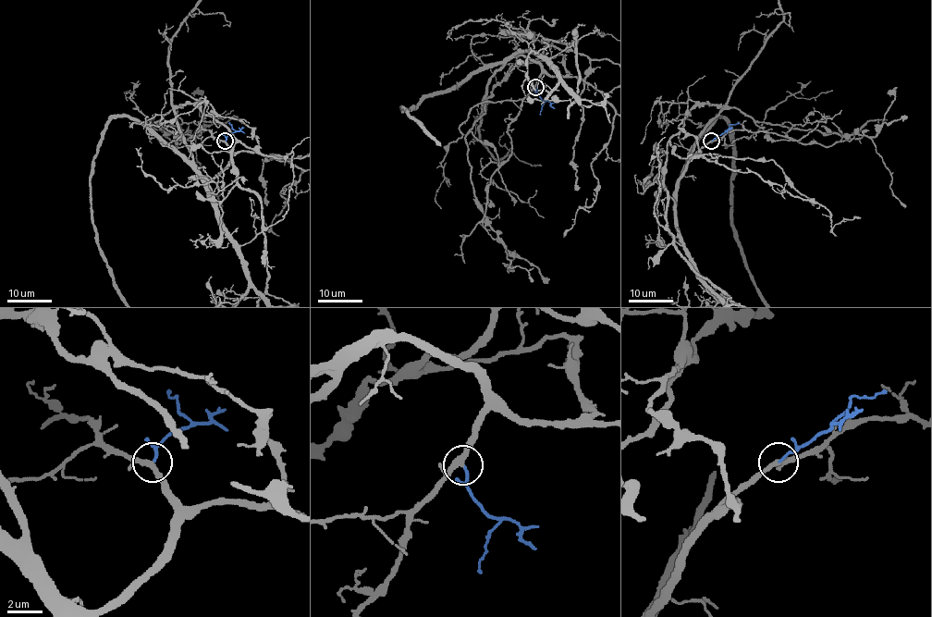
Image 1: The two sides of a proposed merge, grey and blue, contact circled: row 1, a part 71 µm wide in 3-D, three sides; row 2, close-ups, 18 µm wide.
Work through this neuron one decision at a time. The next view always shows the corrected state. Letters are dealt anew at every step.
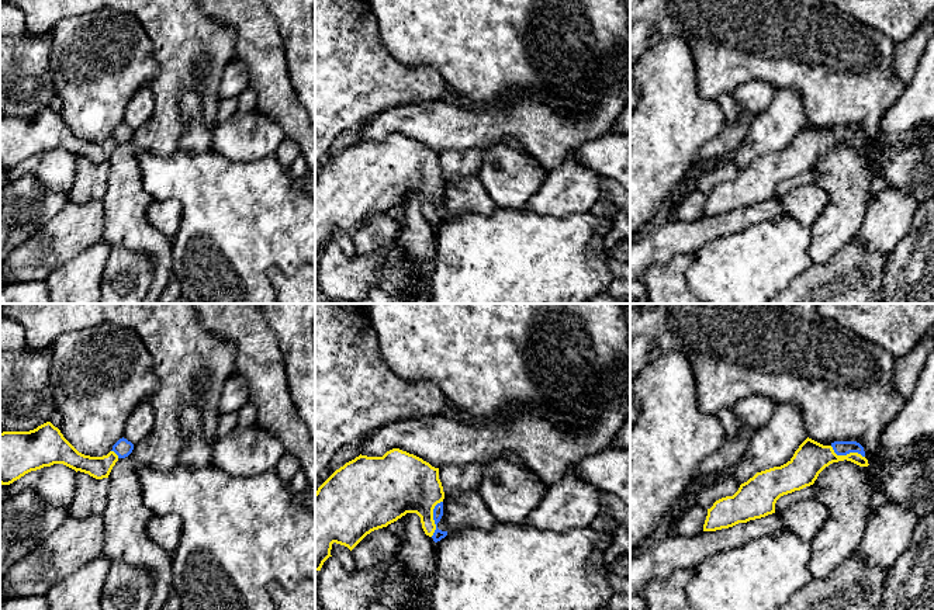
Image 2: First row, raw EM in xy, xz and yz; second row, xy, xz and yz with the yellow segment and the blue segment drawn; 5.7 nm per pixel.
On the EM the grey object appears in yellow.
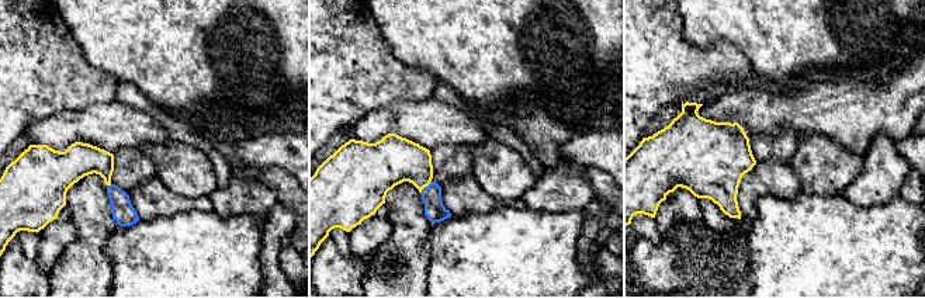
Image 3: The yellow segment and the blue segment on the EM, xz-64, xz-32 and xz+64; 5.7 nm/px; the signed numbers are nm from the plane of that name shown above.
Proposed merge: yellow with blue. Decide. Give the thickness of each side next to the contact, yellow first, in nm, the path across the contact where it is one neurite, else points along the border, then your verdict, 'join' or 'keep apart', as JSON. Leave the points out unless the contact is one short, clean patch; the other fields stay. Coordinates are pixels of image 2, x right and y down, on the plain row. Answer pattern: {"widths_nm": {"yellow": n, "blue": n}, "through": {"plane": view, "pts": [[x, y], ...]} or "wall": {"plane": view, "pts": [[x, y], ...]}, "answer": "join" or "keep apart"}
{"widths_nm": {"yellow": 340, "blue": 60}, "through": {"plane": "xz", "pts": [[404, 169], [431, 196], [432, 203], [438, 197]]}, "answer": "join"}

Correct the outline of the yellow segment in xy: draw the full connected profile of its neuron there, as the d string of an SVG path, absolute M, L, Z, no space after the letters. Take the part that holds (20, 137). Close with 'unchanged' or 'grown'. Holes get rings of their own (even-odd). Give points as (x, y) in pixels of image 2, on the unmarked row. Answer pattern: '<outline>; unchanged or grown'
M46 107L30 117L0 118L0 169L10 170L31 156L63 149L96 164L108 163L120 143L128 142L134 129L120 124L103 142L79 138L55 112Z; grown

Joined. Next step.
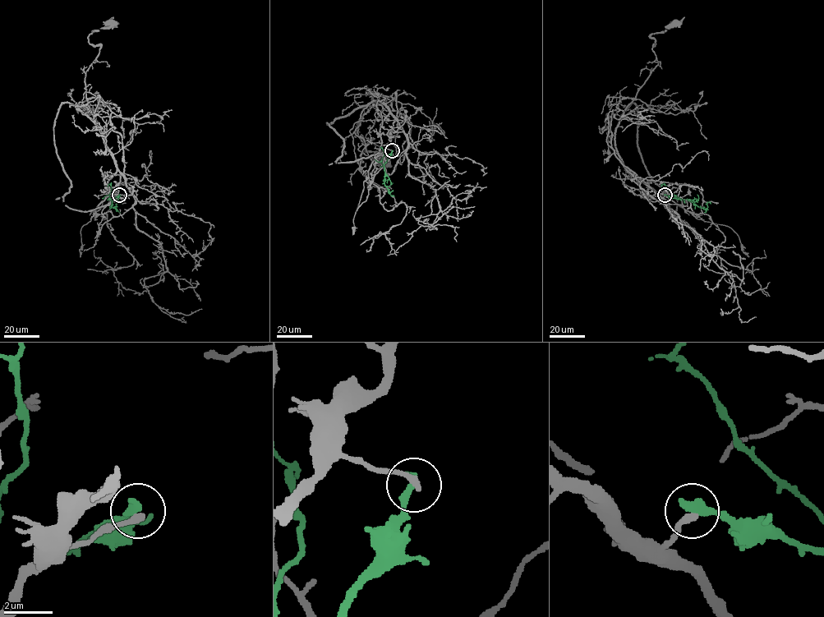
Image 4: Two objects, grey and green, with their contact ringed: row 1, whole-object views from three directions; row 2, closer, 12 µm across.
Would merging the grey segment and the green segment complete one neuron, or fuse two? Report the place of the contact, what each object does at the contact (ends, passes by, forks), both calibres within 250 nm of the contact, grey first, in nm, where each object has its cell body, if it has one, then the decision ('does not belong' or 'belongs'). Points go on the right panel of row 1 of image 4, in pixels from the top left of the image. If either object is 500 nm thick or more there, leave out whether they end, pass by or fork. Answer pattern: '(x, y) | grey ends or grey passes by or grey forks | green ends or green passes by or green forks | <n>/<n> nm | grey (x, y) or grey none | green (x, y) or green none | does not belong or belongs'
(665, 195) | grey ends | green ends | 280/360 nm | grey (675, 23) | green none | does not belong

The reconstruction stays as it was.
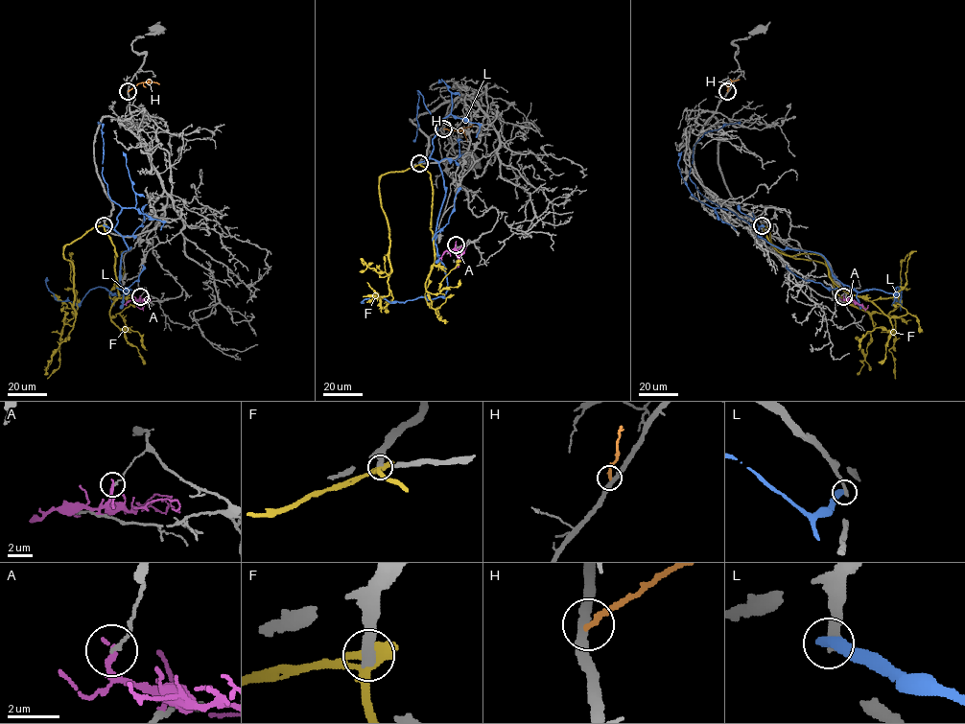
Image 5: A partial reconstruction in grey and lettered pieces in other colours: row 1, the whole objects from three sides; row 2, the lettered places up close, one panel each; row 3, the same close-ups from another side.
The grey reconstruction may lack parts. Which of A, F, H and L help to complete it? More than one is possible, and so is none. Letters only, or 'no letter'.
no letter

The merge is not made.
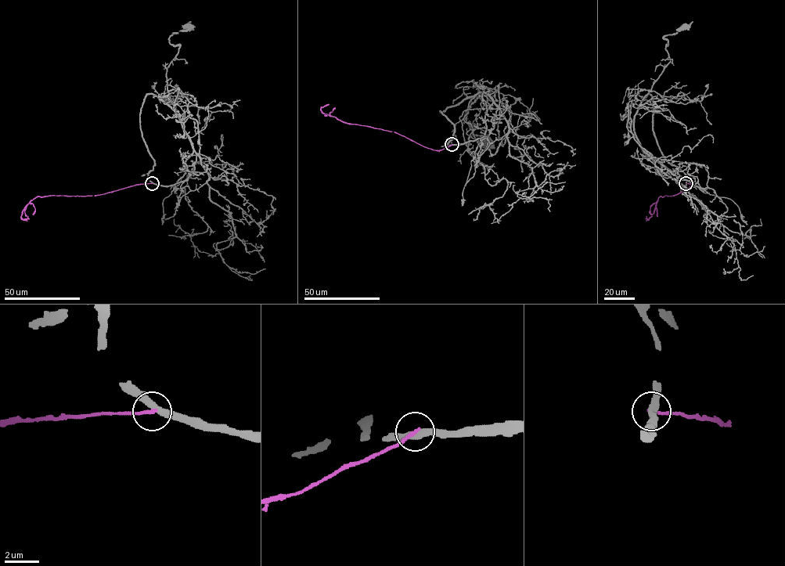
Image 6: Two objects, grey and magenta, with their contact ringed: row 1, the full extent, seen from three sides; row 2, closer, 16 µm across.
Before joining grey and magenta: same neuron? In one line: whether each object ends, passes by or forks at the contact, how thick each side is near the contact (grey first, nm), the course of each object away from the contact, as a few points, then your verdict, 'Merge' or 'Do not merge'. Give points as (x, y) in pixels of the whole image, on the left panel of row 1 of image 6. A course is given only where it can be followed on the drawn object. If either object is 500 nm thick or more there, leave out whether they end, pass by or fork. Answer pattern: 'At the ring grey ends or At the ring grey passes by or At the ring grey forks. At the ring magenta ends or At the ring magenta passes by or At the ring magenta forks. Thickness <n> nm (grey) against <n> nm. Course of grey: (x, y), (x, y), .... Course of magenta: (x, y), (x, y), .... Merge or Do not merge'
At the ring grey passes by. At the ring magenta ends. Thickness 360 nm (grey) against 170 nm. Course of grey: (152, 183), (174, 185), (195, 169), (197, 154), (171, 99), (166, 77), (179, 48), (169, 37), (188, 27). Course of magenta: (152, 183), (136, 184), (94, 196), (37, 196), (24, 208), (21, 218), (27, 219), (28, 216). Do not merge

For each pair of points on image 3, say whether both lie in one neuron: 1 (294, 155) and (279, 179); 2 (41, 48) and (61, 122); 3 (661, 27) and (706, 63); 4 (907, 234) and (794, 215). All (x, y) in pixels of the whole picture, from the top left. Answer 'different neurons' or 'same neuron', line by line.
1: different neurons
2: different neurons
3: same neuron
4: same neuron

